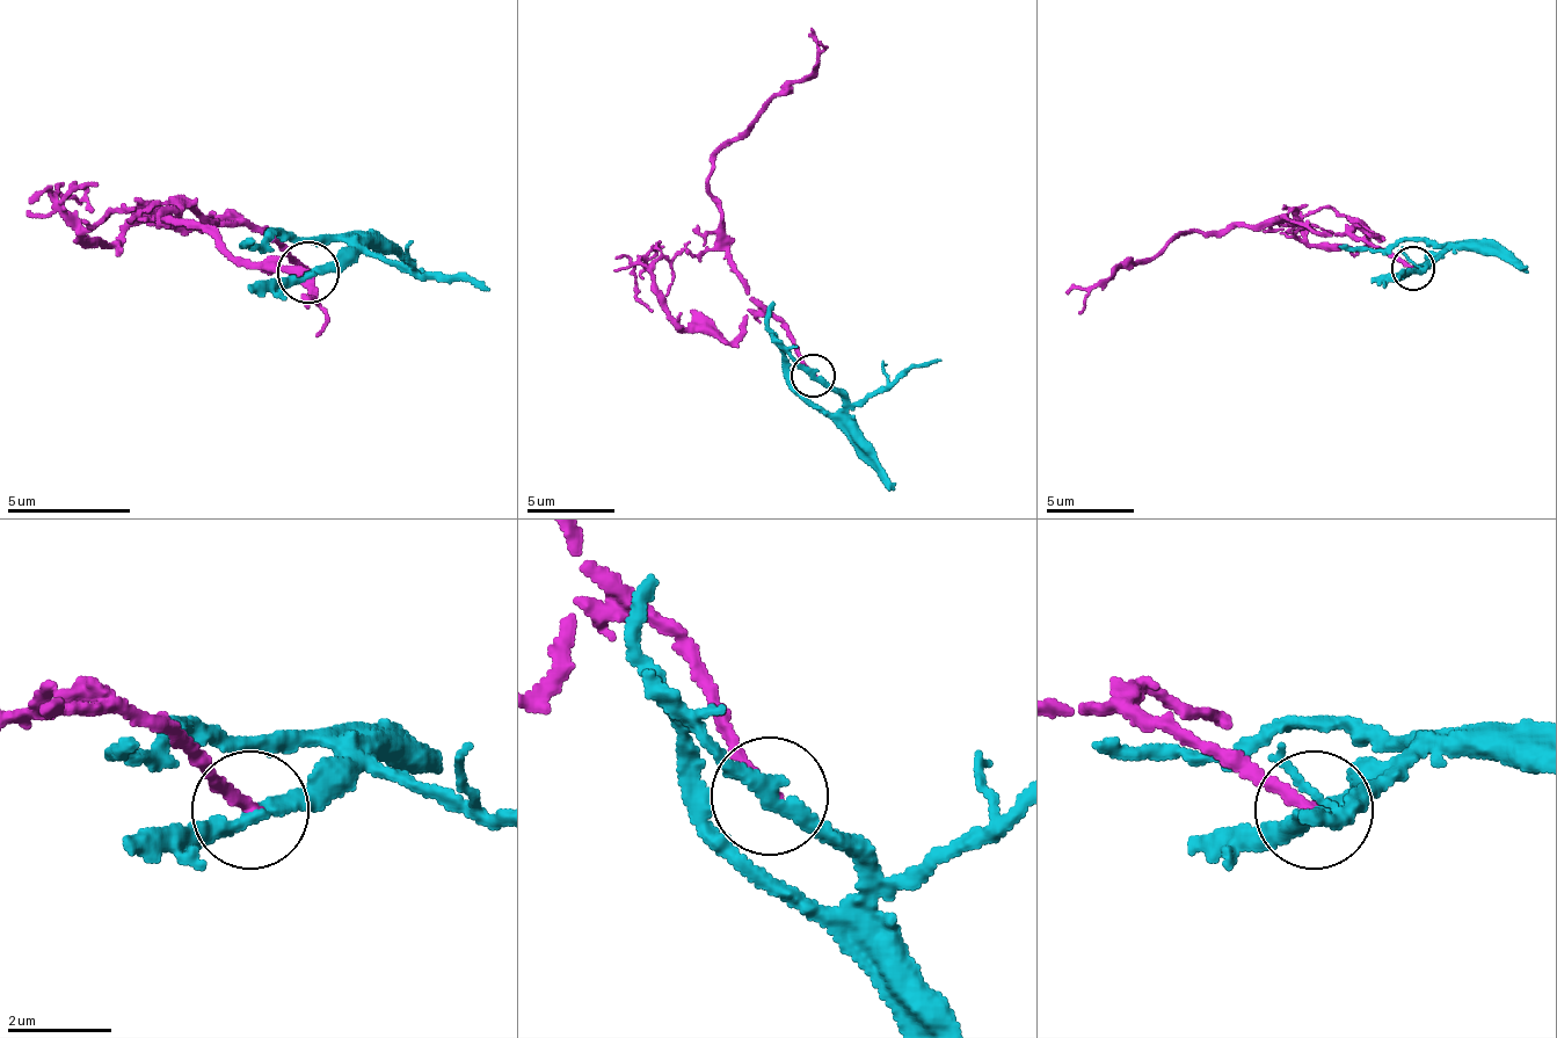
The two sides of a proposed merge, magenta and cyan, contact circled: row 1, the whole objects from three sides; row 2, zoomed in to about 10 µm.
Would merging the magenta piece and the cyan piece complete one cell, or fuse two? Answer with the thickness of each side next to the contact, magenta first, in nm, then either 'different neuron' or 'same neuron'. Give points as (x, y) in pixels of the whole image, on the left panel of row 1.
calibres 240 and 280 nm; different neuron

